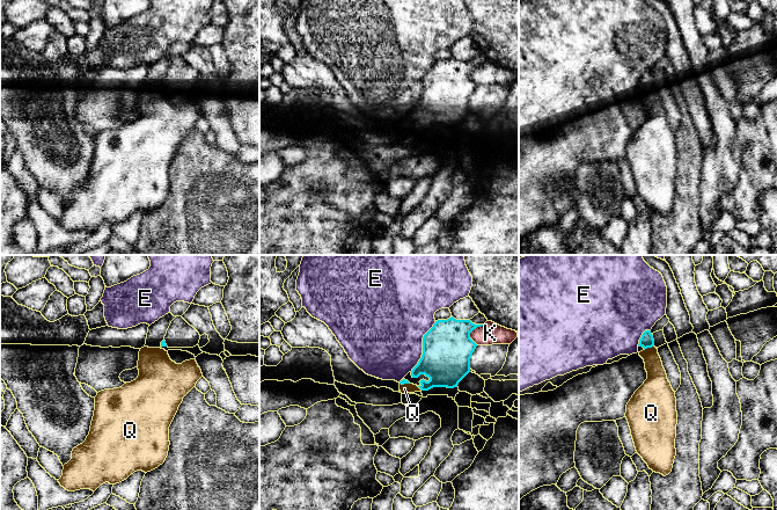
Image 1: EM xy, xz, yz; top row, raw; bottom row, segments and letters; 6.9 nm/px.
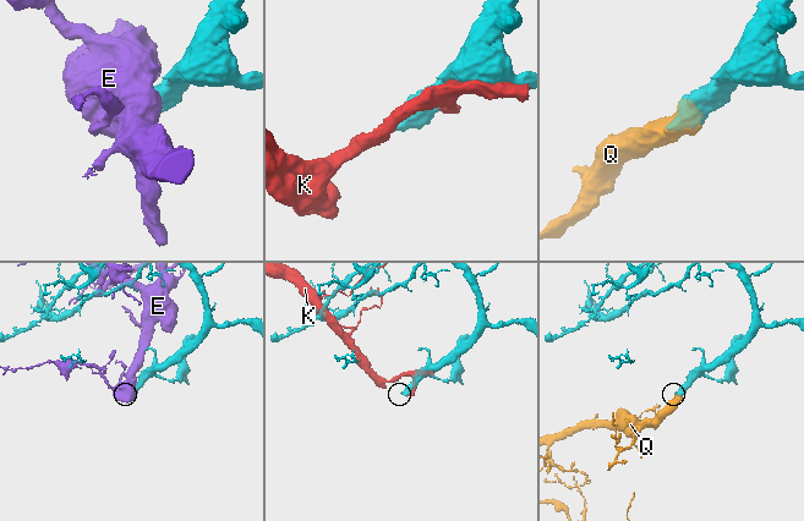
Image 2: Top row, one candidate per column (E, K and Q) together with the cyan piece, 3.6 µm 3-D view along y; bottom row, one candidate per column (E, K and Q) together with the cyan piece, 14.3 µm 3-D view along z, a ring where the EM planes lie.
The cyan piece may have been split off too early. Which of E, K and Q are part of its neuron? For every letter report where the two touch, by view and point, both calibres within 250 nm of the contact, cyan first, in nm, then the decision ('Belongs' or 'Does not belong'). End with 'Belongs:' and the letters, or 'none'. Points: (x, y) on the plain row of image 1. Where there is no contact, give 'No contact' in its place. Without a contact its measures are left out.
E: Touches cyan at xz (423, 87). Thickness 340 nm (cyan) against 500 nm. Does not belong
K: Touches cyan at xz (470, 72). Thickness 340 nm (cyan) against 160 nm. Does not belong
Q: Touches cyan at yz (649, 87). Thickness 100 nm (cyan) against 150 nm. Belongs
Belongs: Q

